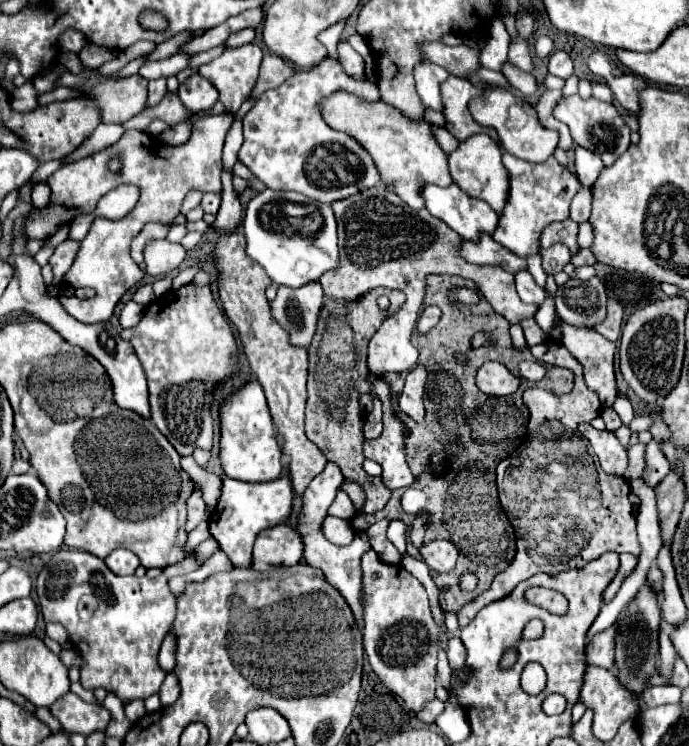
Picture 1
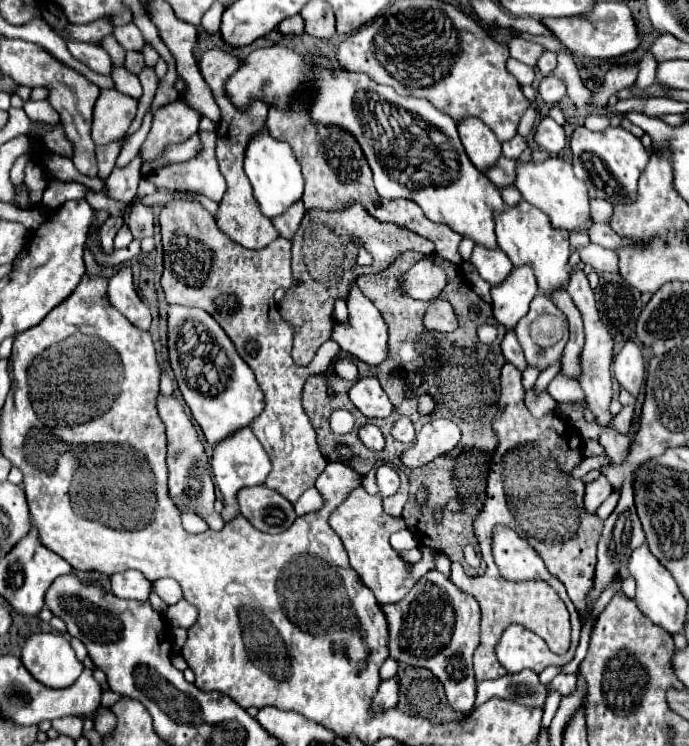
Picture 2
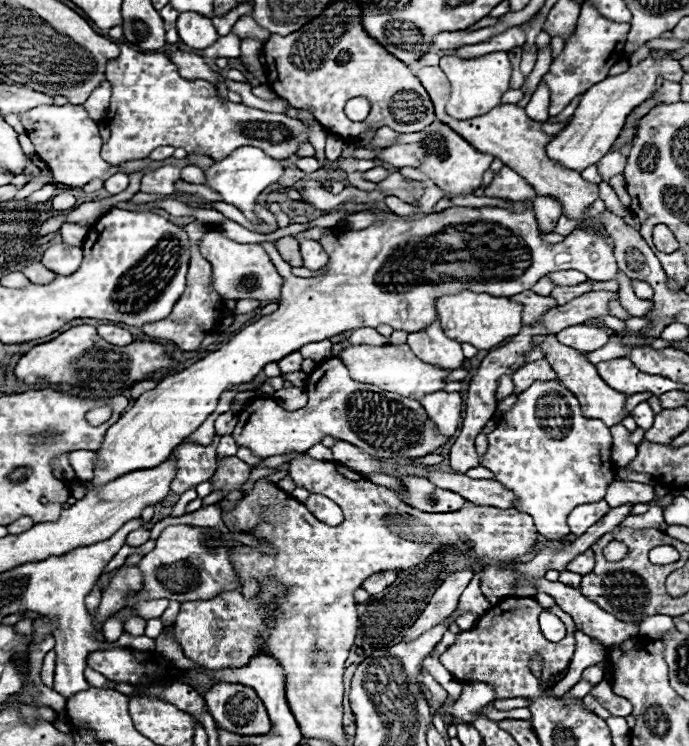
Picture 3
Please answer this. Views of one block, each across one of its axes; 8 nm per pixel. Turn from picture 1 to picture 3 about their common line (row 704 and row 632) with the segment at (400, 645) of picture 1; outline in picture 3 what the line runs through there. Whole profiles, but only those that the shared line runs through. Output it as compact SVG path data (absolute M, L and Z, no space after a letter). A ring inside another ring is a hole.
M460 570L460 572L450 574L444 580L444 584L432 594L432 600L428 602L428 606L424 608L420 618L408 628L404 640L418 638L420 634L432 630L440 620L450 616L450 612L456 610L460 594L464 592L466 584L470 584L472 576L474 576L474 570Z

